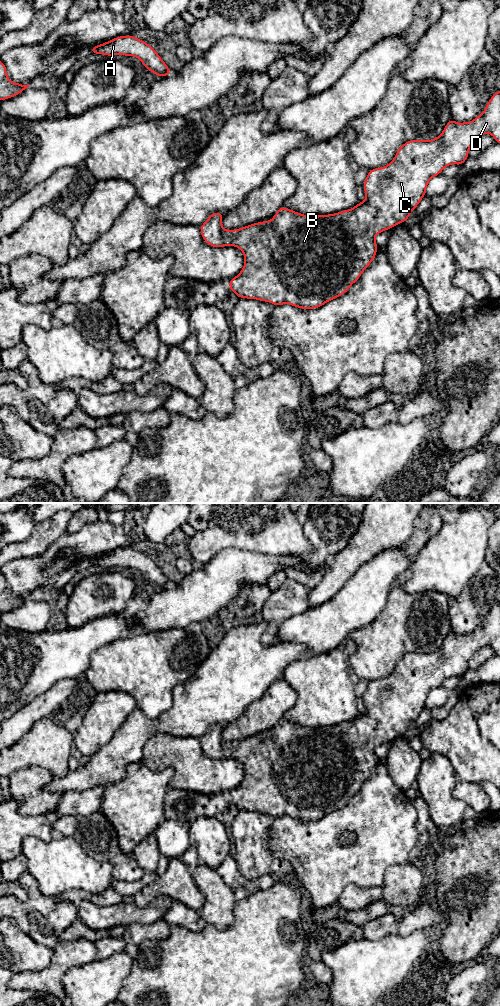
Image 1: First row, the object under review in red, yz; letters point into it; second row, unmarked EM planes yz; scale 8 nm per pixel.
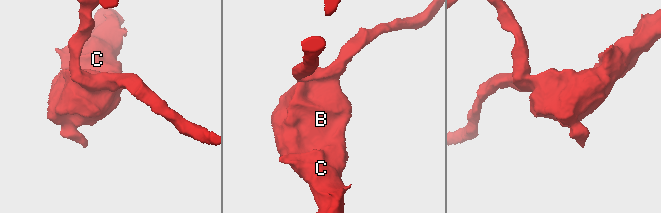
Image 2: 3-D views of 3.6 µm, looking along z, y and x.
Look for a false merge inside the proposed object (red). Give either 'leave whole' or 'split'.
leave whole

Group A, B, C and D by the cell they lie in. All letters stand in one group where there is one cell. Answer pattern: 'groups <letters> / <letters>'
groups A B C D

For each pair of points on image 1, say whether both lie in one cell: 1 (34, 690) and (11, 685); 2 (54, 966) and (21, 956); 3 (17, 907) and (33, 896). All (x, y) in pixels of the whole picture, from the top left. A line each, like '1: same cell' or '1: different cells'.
1: same cell
2: different cells
3: same cell

